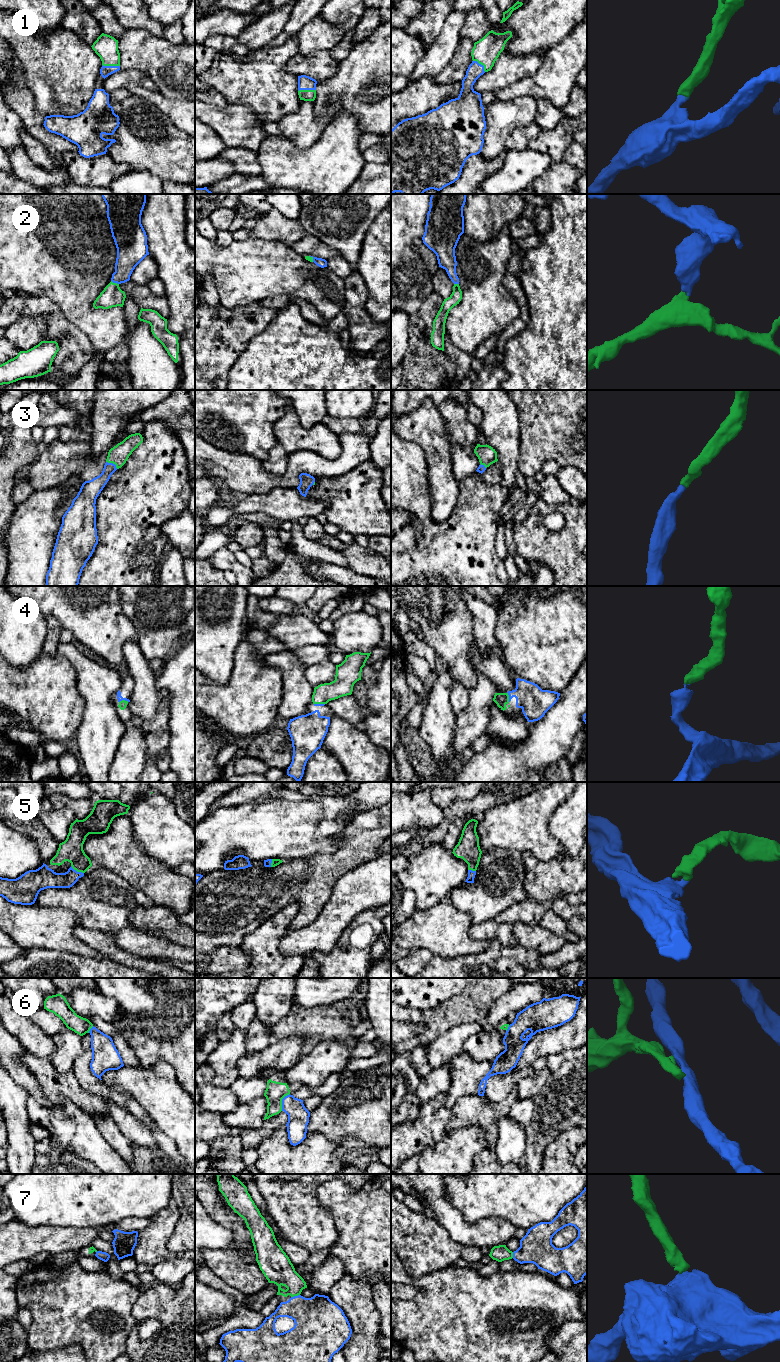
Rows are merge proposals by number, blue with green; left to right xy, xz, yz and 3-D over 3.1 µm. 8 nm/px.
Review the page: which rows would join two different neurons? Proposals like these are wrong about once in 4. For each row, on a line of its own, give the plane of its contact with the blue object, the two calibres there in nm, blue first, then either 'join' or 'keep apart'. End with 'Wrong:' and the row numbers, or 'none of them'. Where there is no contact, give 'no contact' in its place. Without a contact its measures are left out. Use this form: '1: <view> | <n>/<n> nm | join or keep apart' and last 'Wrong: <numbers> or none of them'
1: xy | 90/190 nm | join
2: xy | 200/180 nm | join
3: xy | 130/160 nm | join
4: xy | 50/70 nm | join
5: xy | 160/190 nm | join
6: xz | 180/160 nm | keep apart
7: xz | 360/220 nm | join
Wrong: 6

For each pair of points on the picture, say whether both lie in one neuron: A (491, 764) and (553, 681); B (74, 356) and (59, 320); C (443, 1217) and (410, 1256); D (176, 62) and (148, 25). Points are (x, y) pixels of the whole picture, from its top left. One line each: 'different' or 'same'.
A: different
B: same
C: different
D: different

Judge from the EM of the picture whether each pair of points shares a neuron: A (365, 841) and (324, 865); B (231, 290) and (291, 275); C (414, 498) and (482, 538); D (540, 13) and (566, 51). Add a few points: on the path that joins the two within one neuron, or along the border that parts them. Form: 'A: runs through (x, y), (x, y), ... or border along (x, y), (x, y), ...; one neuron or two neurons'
A: runs through (355, 848), (341, 862), (334, 865); one neuron
B: runs through (246, 275), (276, 275); one neuron
C: border along (430, 515), (421, 525), (420, 533), (417, 535); two neurons
D: border along (576, 24), (559, 42), (544, 51); two neurons

